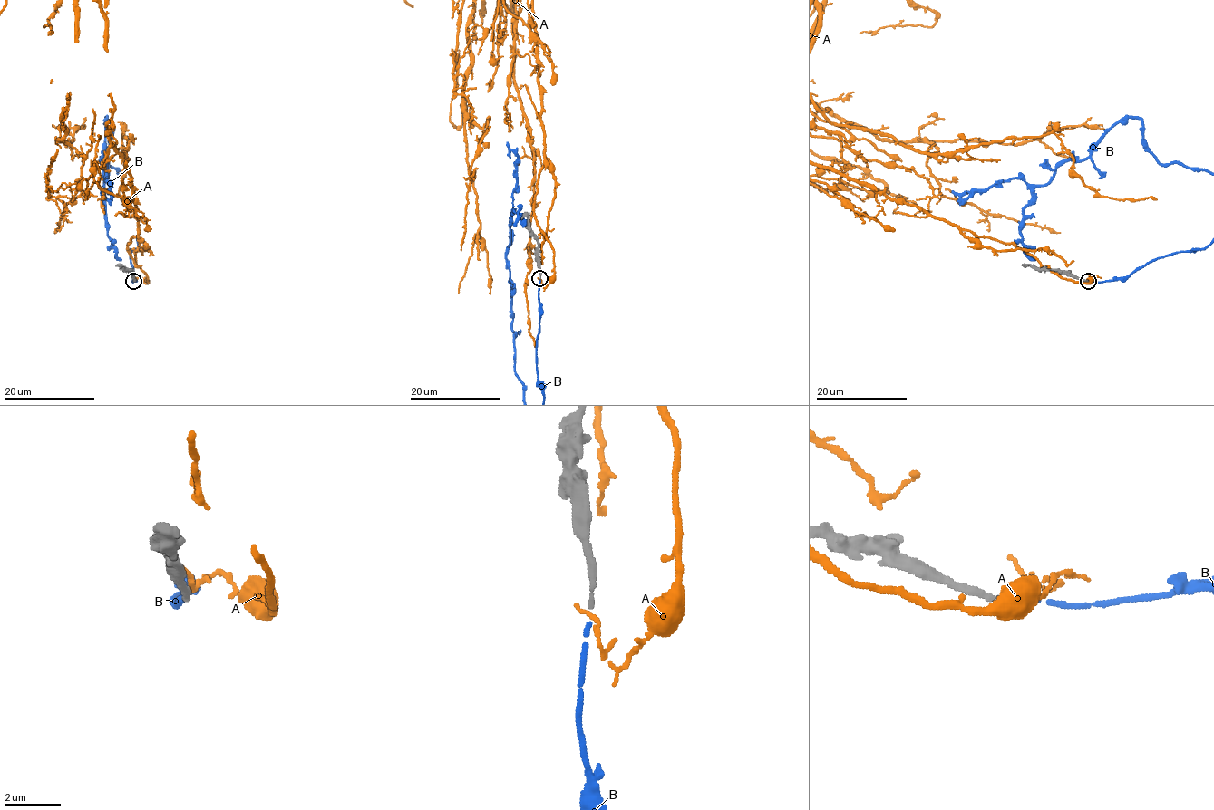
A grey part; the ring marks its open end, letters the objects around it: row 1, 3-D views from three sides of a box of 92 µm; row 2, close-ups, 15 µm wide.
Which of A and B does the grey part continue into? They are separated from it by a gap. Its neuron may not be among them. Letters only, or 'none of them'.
B

